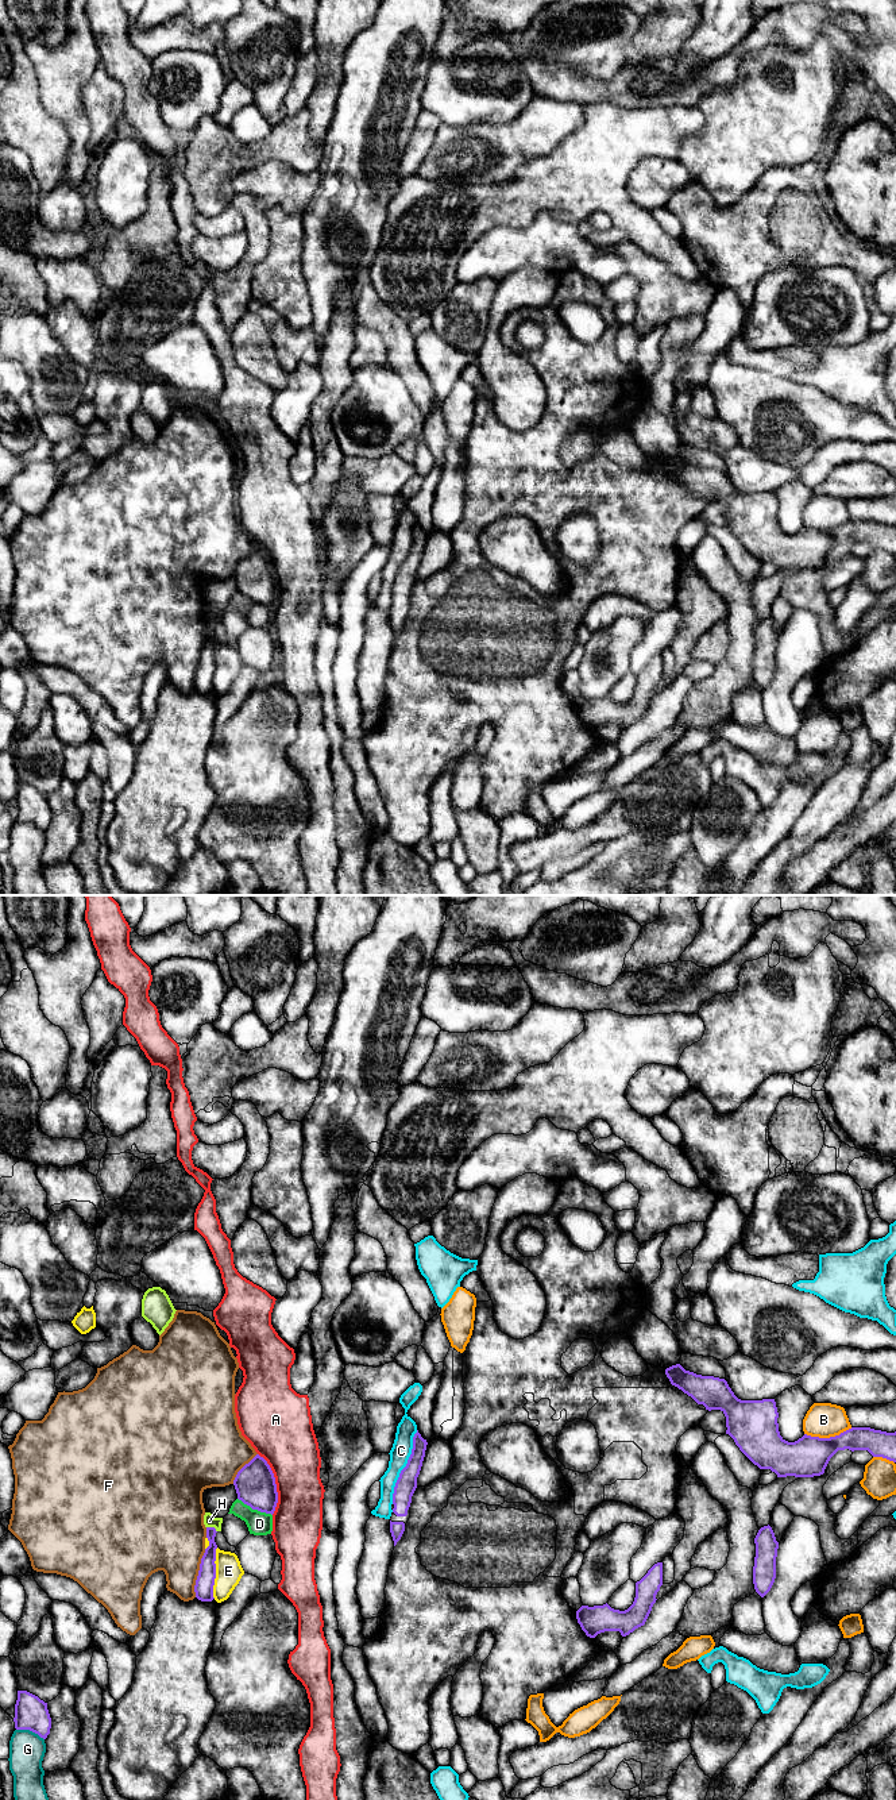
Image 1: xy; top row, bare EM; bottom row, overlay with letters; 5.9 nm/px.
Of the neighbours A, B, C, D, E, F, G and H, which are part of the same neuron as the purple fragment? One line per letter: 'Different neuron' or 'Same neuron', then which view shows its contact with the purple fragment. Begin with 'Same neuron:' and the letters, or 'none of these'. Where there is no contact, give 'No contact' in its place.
Same neuron: none of these
A: Different neuron. Touches purple in xy
B: Different neuron. Touches purple in xy
C: Different neuron. Touches purple in xy
D: Different neuron. Touches purple in xy
E: Different neuron. Touches purple in xy
F: Different neuron. Touches purple in xy
G: Different neuron. Touches purple in xy
H: Different neuron. Touches purple in xy

